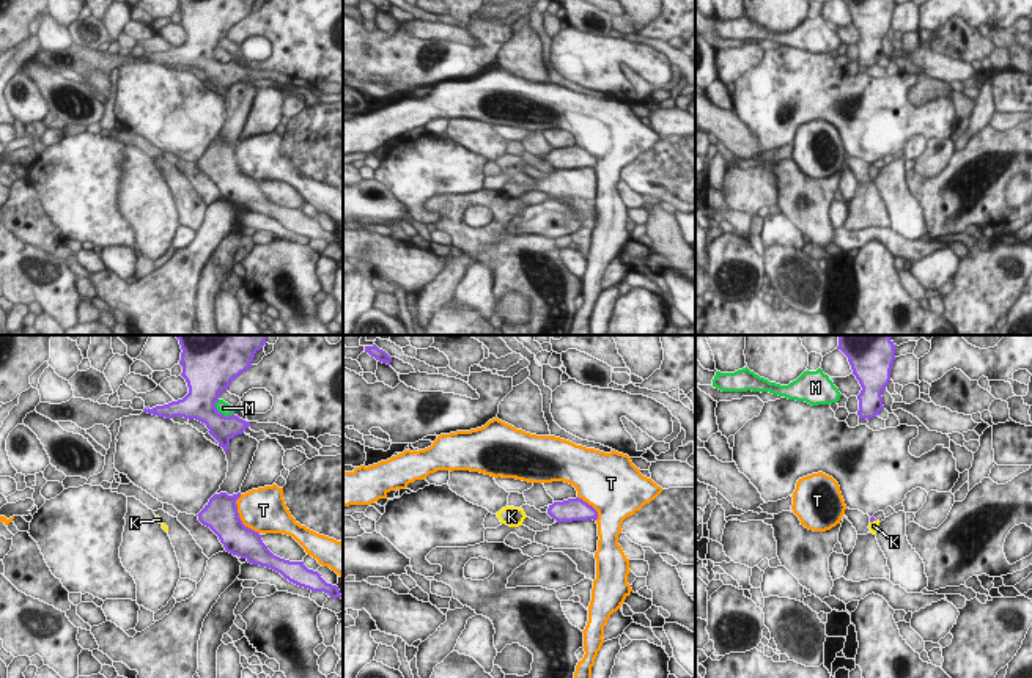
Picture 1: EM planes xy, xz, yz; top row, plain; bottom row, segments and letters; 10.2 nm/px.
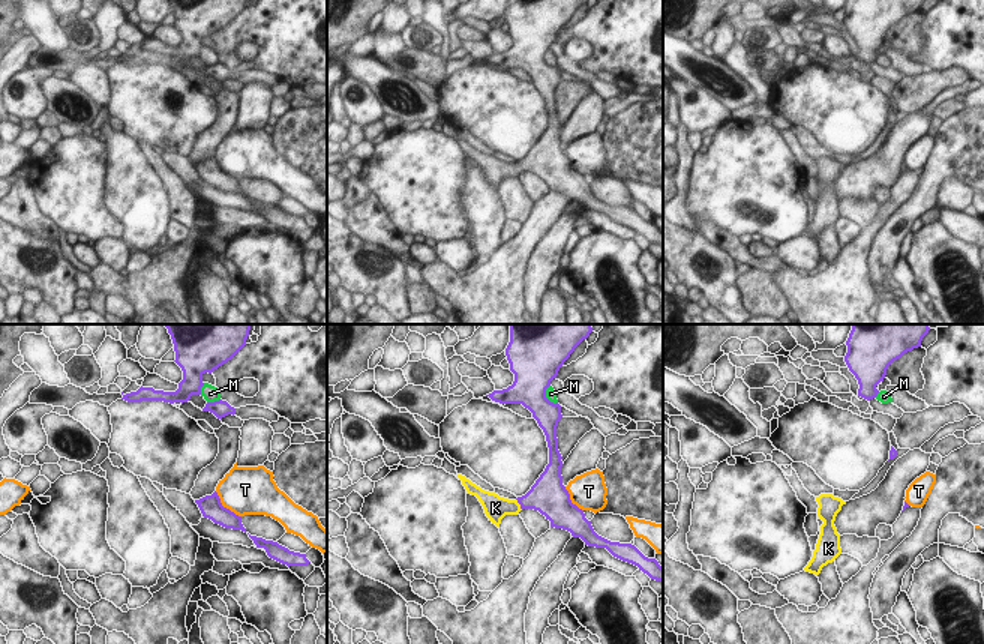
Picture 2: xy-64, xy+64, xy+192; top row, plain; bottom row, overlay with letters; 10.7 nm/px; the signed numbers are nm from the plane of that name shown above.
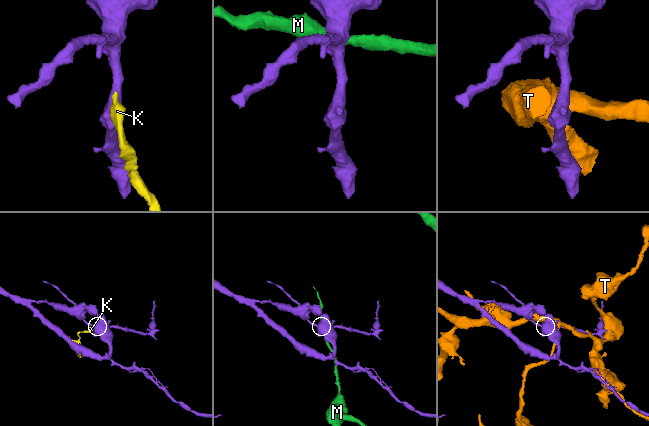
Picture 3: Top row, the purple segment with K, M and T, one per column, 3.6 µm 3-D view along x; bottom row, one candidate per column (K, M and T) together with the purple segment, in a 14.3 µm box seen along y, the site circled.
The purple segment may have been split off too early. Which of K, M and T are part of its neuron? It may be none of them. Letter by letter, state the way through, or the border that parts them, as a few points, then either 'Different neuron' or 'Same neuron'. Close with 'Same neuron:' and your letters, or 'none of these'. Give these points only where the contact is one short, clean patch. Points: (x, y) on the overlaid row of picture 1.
K: Path across: yz (872, 518), (872, 521), (873, 526). Same neuron
M: Different neuron
T: Different neuron
Same neuron: K.

